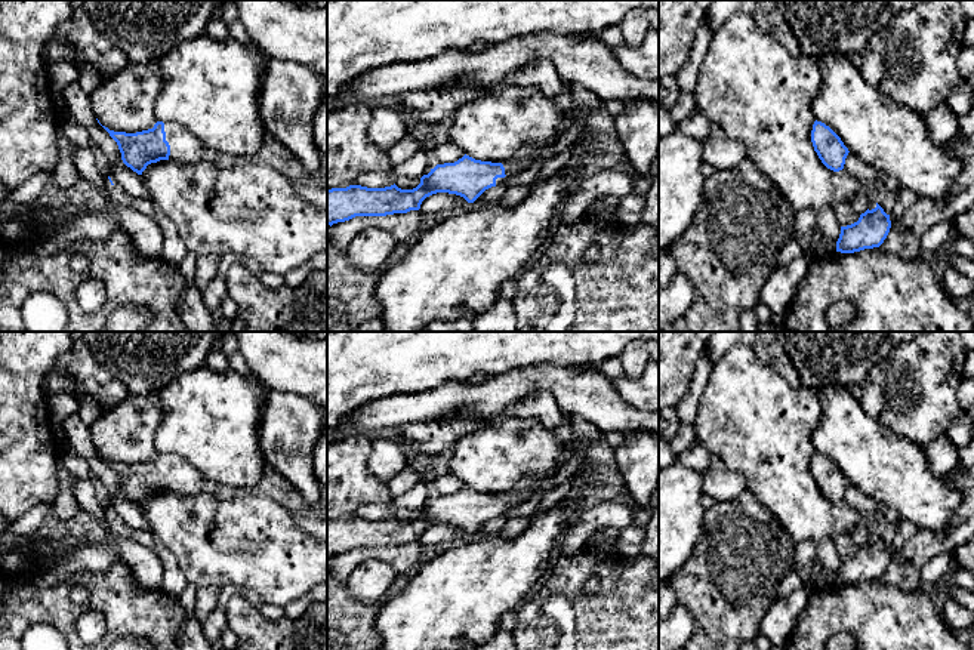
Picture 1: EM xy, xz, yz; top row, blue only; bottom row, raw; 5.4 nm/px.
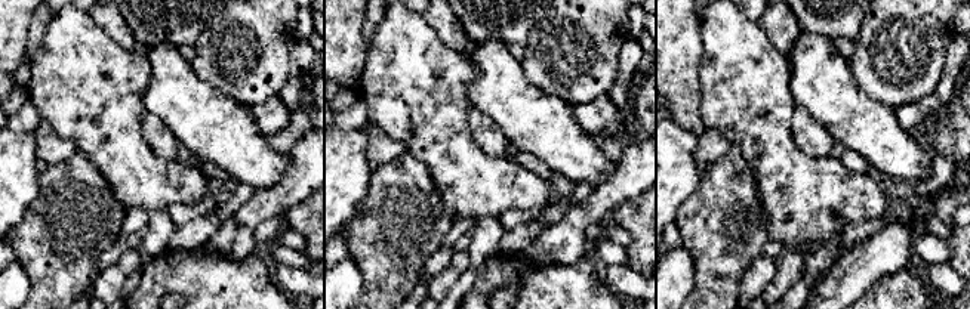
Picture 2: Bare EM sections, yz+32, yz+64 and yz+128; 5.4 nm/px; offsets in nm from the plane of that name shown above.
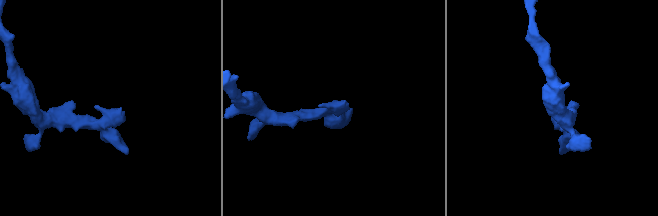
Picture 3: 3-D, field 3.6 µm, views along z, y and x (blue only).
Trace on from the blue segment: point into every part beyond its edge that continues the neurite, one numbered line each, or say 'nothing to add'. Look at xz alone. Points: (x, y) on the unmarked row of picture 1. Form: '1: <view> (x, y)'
1: xz (524, 487)

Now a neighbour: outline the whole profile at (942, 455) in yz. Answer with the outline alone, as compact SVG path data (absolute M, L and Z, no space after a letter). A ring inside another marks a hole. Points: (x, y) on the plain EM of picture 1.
M947 435L937 437L933 443L921 449L930 468L940 477L955 475L959 478L964 475L958 453L959 449L950 441Z

